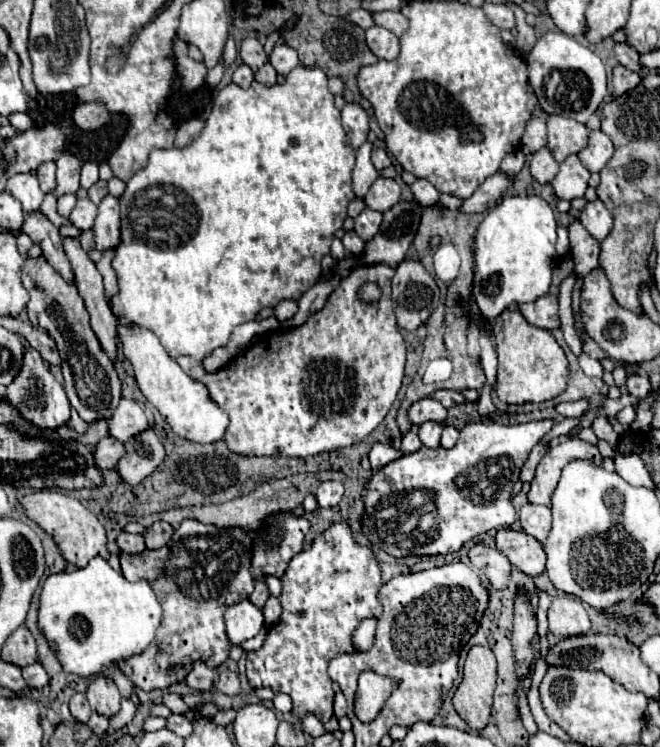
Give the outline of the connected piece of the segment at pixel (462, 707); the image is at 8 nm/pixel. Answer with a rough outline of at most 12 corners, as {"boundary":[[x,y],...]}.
{"boundary":[[472,646],[452,704],[472,730],[490,720],[496,658]]}

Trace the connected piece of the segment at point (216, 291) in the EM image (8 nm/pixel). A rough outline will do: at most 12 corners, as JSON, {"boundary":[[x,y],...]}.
{"boundary":[[318,66],[228,84],[120,198],[114,314],[198,362],[320,278]]}

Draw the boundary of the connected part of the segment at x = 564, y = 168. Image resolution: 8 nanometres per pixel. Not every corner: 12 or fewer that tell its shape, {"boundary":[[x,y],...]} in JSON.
{"boundary":[[568,156],[552,180],[558,198],[584,196],[590,172]]}

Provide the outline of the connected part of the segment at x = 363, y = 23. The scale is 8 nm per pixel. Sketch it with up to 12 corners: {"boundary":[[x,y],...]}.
{"boundary":[[354,10],[346,20],[360,28],[374,26],[374,18],[368,10]]}

